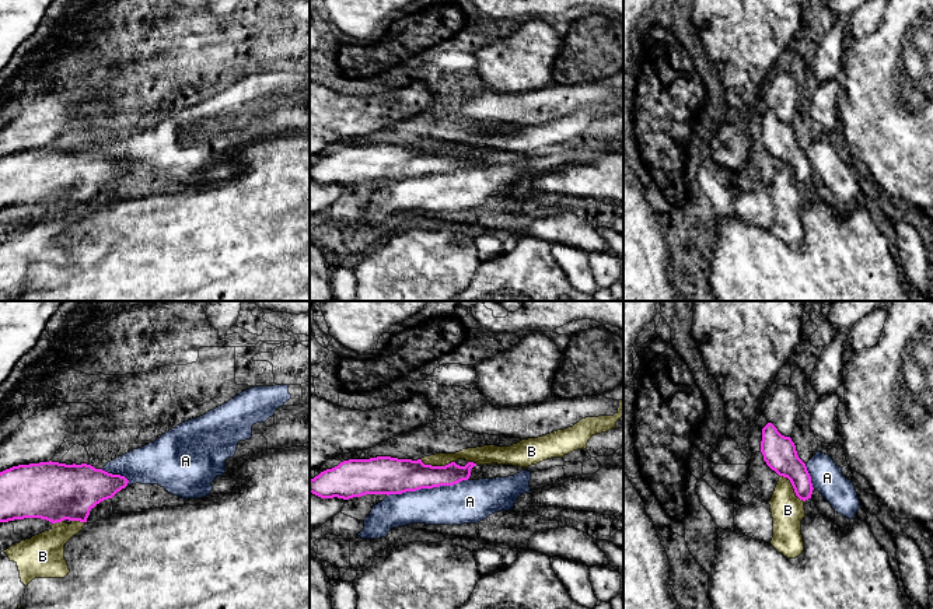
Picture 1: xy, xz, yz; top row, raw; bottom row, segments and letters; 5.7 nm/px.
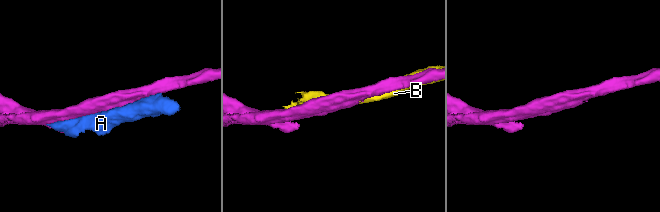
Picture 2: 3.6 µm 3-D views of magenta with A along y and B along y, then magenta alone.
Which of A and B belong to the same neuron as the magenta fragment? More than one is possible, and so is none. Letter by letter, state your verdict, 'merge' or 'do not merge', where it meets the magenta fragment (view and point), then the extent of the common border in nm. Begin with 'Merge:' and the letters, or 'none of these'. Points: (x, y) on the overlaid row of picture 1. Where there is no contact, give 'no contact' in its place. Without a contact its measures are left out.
Merge: A
A: merge | xz (426, 487) | 480 nm
B: do not merge | xz (437, 466) | 200 nm

